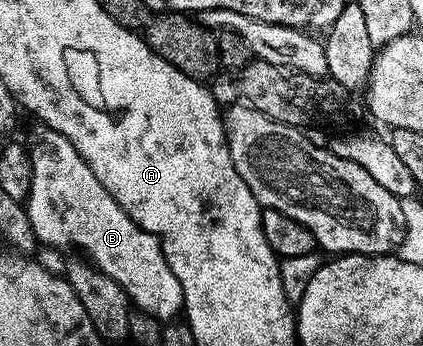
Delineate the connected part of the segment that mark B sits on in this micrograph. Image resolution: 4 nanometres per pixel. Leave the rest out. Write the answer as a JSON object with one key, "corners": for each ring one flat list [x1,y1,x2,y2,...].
{"corners":[[36,125,36,130,31,134,29,141,29,153,31,156,31,187,25,199,25,209,29,218,29,224,35,233,36,243,47,246,63,246,68,242,79,250,88,254,90,265,101,271,126,292,132,307,138,308,144,314,151,314,160,322,167,324,180,317,183,310,183,293,181,284,177,284,177,276,169,268,169,264,163,255,163,249,158,238,143,229,130,218,109,196,109,192,93,176,93,168,85,164,85,160,69,144,65,136,61,136,56,130,50,130,48,126]]}

